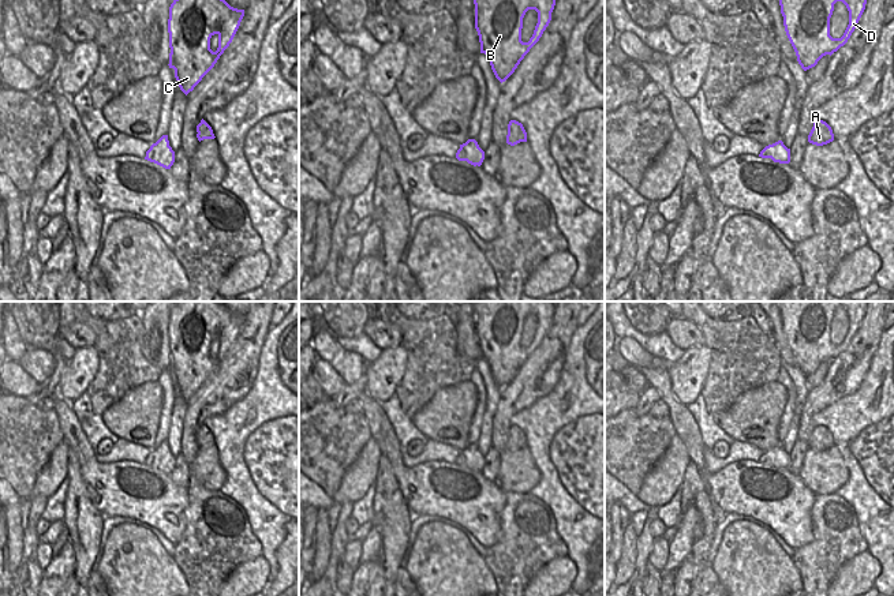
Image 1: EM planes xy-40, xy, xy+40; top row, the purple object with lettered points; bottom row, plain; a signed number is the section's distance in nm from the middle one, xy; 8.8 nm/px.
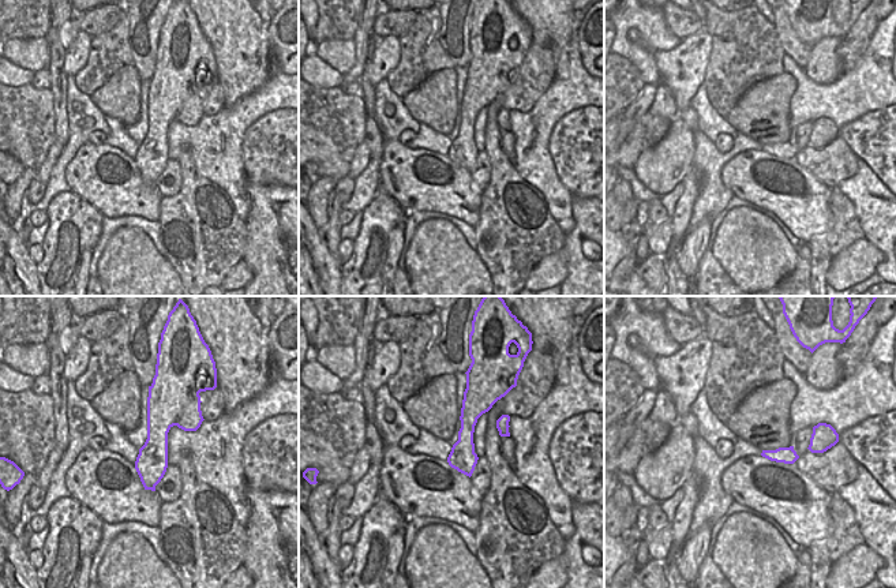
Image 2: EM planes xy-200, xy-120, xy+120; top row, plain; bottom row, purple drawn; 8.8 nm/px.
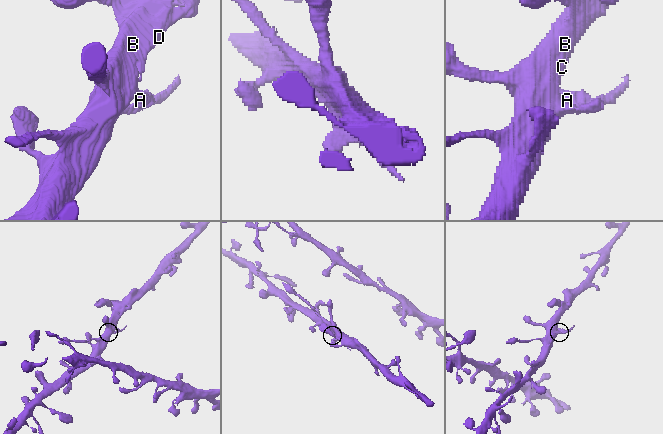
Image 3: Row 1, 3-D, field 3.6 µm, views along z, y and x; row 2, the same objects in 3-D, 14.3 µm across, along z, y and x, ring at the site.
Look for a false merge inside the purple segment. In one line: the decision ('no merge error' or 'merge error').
merge error

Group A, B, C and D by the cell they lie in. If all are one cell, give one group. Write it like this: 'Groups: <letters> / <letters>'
Groups: A / B C D.

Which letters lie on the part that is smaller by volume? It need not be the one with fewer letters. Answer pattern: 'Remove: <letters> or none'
Remove: A

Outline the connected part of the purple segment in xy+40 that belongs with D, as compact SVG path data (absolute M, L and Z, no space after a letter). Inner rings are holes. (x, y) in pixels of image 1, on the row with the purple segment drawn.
M779 0L786 35L804 71L848 42L865 4L867 0ZM837 1L842 1L849 11L849 25L841 38L830 35L830 18Z

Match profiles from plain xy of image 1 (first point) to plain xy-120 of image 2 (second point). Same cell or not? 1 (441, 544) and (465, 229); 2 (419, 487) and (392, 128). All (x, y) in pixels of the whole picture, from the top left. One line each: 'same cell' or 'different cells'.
1: different cells
2: different cells

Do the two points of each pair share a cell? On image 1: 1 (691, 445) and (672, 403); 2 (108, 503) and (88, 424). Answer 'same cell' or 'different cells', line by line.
1: same cell
2: different cells

